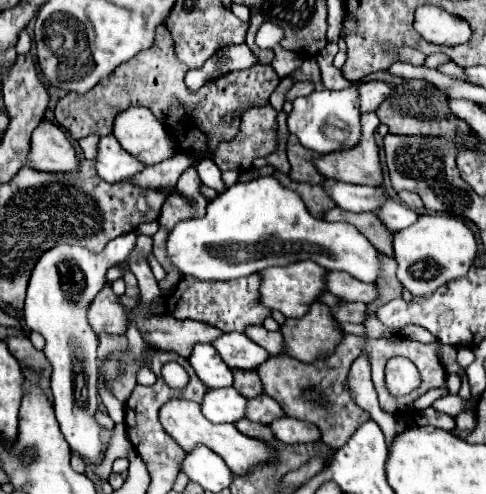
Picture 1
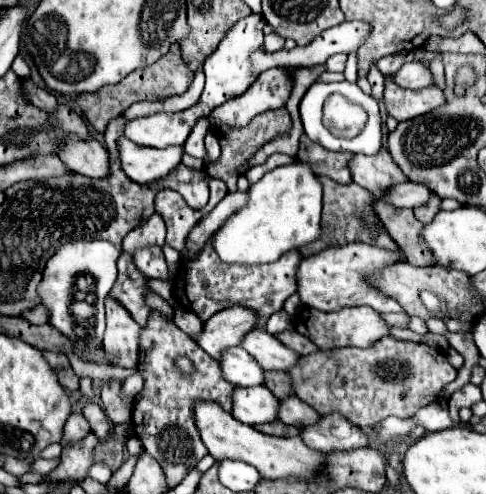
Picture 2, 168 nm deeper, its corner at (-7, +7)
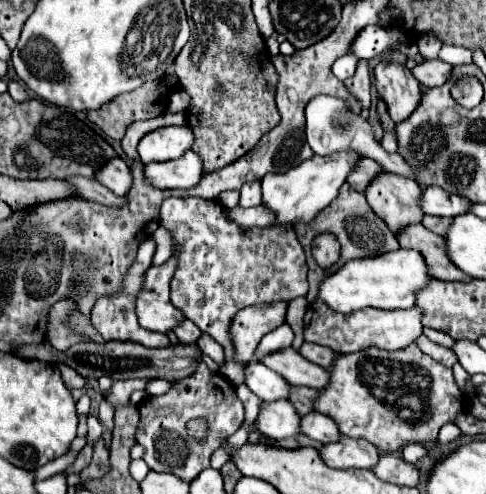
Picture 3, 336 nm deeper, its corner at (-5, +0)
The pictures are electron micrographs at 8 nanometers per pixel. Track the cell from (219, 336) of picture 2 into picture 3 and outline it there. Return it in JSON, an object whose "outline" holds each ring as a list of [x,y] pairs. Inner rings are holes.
{"outline":[[[257,304],[257,306],[239,310],[229,326],[229,334],[233,340],[233,362],[247,364],[249,360],[253,360],[255,348],[259,346],[261,338],[285,322],[285,310],[287,310],[287,304]]]}

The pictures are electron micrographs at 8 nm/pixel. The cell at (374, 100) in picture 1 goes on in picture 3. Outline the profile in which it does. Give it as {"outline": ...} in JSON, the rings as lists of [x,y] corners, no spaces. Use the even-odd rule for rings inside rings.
{"outline":[[[425,60],[423,64],[417,64],[411,74],[415,76],[415,80],[427,88],[433,86],[441,86],[447,82],[449,74],[451,74],[451,64],[443,62],[443,60]]]}

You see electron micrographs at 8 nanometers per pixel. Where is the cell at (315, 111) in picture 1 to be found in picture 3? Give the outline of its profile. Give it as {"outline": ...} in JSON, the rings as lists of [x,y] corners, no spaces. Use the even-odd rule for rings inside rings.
{"outline":[[[319,94],[315,98],[311,98],[311,102],[305,108],[305,118],[307,118],[307,126],[305,126],[305,134],[307,134],[307,142],[311,146],[311,150],[319,156],[331,156],[335,152],[357,152],[363,158],[371,158],[375,162],[379,162],[383,166],[383,170],[387,172],[395,172],[407,178],[413,178],[413,170],[409,168],[409,164],[405,164],[405,160],[401,160],[399,154],[389,154],[383,150],[381,142],[375,138],[373,134],[373,126],[369,124],[367,118],[359,116],[359,124],[349,124],[347,130],[337,132],[333,128],[333,114],[345,110],[347,104],[345,100],[337,98],[337,96],[327,96],[327,94]]]}

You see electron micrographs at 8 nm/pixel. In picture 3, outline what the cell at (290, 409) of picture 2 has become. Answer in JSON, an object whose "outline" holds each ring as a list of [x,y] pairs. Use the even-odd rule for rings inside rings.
{"outline":[[[309,412],[309,414],[301,416],[301,432],[323,444],[335,442],[341,436],[341,432],[333,424],[333,420],[329,420],[329,416],[323,416],[319,412]]]}

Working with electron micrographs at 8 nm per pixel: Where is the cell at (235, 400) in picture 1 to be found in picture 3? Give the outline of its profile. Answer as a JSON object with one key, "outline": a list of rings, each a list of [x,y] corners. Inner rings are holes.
{"outline":[[[287,400],[263,402],[255,424],[265,436],[275,440],[299,434],[299,414]]]}

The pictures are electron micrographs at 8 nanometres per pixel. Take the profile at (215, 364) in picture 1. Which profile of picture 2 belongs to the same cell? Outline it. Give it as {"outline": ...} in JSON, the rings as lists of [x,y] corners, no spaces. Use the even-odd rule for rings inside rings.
{"outline":[[[231,347],[225,351],[221,369],[225,379],[239,387],[265,385],[265,369],[243,347]]]}

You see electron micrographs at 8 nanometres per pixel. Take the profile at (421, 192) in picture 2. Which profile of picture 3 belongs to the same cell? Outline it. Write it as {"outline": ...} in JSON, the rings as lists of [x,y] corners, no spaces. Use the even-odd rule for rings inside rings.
{"outline":[[[429,186],[419,196],[419,206],[425,214],[435,216],[449,216],[455,218],[459,214],[465,214],[469,208],[469,200],[461,200],[461,196],[447,194],[443,188]]]}

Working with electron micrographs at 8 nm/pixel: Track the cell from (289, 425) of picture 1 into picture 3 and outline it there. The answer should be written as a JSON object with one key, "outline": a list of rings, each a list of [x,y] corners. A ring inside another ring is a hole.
{"outline":[[[341,436],[337,442],[325,444],[319,450],[323,462],[331,468],[371,468],[379,460],[379,452],[373,444],[361,438]]]}

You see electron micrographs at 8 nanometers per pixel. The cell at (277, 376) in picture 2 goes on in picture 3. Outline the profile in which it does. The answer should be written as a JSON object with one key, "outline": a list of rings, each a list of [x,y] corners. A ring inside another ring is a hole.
{"outline":[[[293,386],[289,390],[289,402],[297,408],[299,416],[305,416],[307,412],[311,412],[311,402],[317,398],[317,390],[313,388],[305,388],[305,386]]]}

